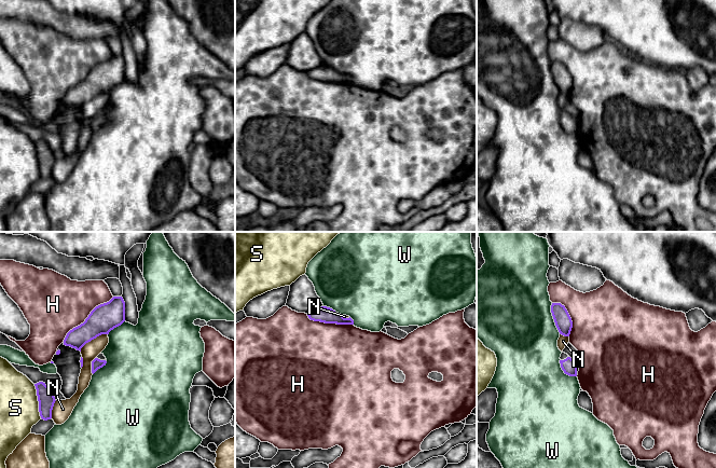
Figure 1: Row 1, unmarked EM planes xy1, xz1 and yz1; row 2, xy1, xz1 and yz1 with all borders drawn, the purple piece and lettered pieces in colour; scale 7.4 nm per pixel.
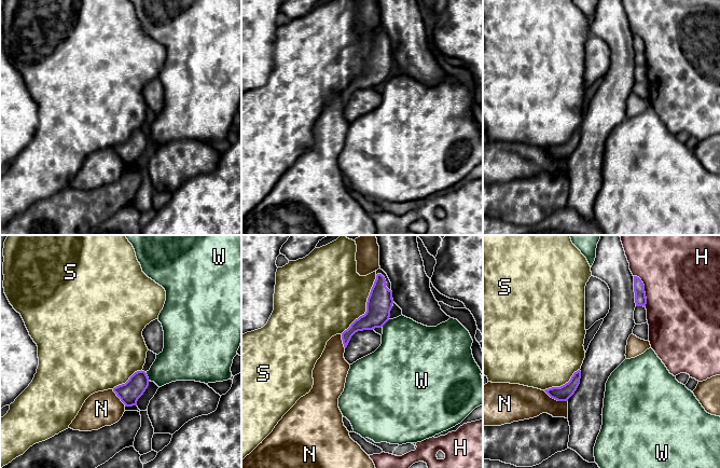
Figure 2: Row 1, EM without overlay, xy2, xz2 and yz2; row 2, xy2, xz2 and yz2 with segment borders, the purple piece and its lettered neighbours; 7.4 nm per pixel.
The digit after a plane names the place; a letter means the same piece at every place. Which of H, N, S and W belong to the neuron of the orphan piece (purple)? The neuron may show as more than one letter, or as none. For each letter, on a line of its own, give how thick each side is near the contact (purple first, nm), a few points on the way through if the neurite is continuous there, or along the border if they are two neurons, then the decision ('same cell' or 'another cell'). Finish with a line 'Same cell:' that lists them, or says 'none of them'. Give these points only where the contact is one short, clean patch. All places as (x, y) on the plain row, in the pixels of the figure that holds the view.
H: 200/420 nm | another cell
N: 200/120 nm | another cell
S: 190/460 nm | another cell
W: 130/500 nm | another cell
Same cell: none of them

